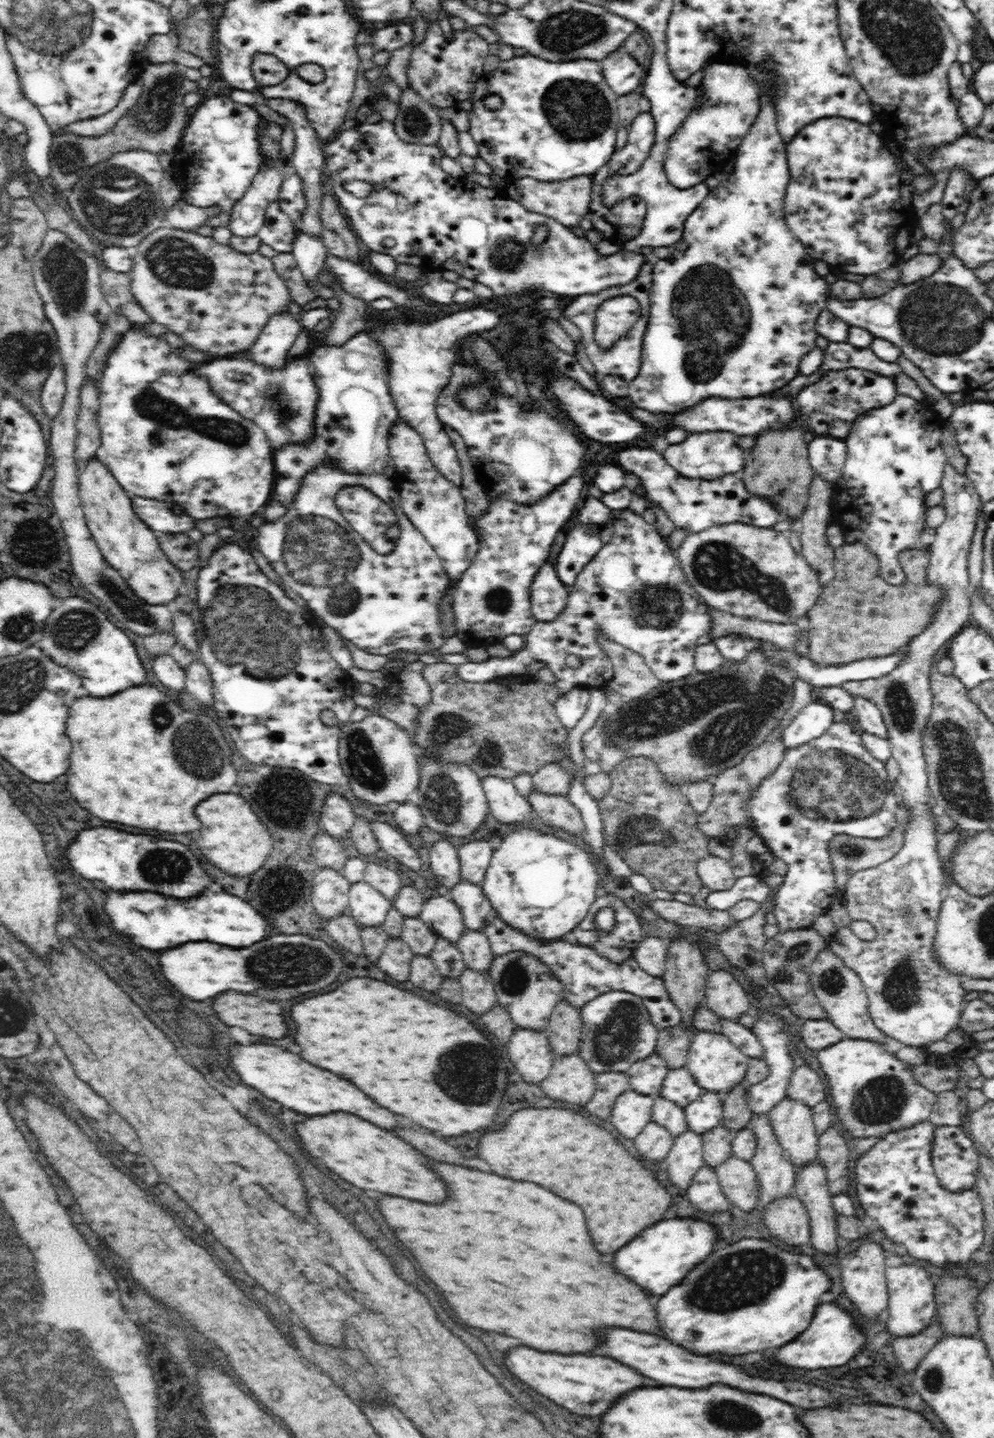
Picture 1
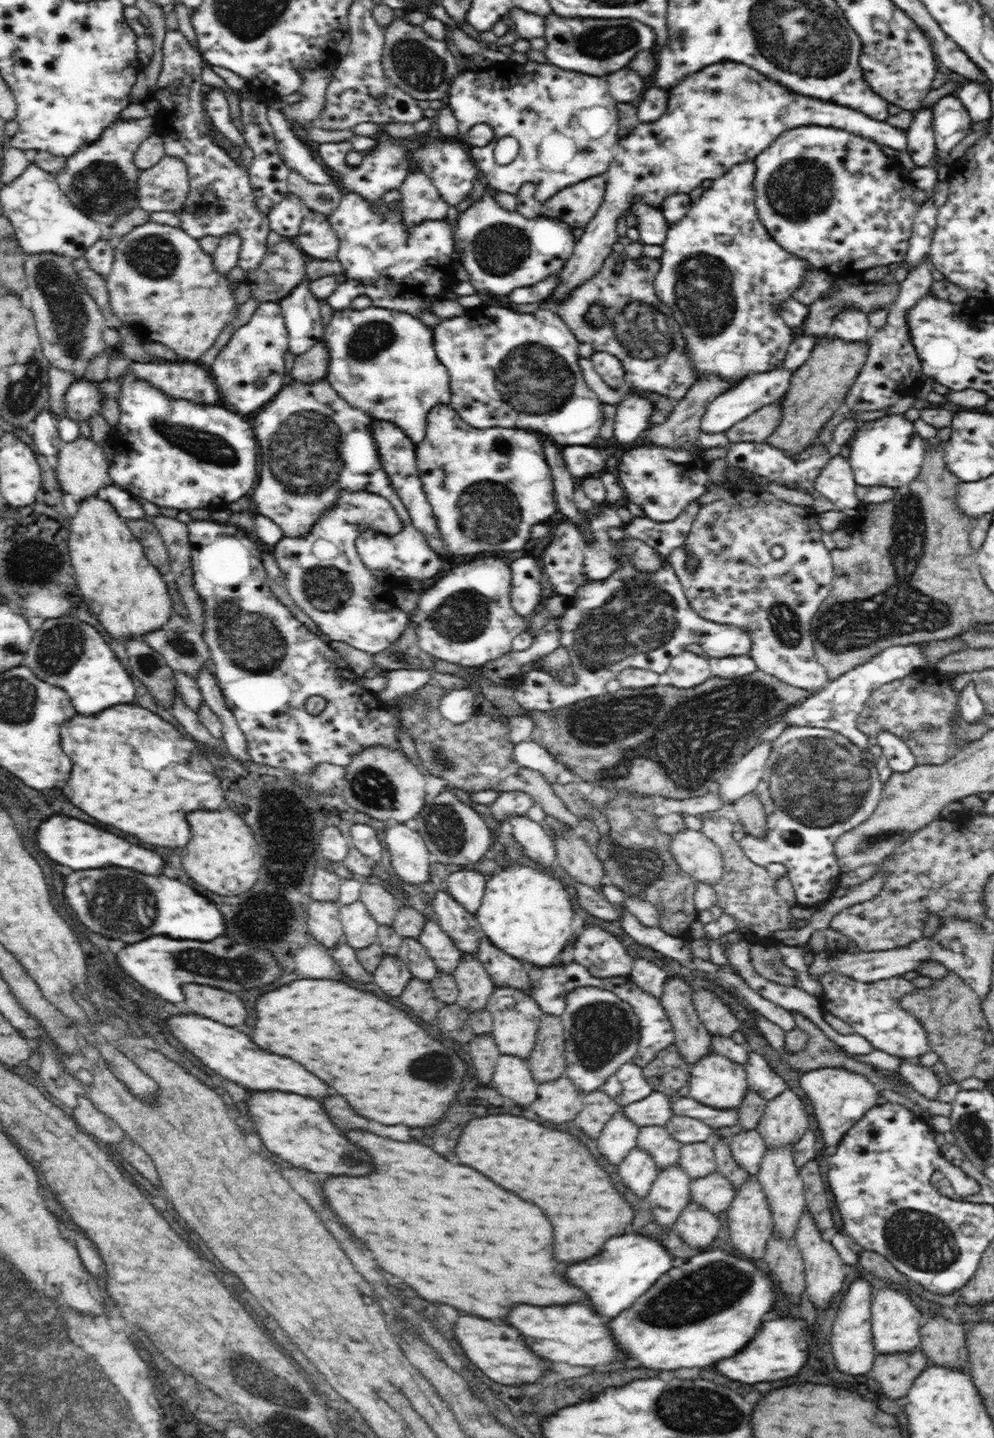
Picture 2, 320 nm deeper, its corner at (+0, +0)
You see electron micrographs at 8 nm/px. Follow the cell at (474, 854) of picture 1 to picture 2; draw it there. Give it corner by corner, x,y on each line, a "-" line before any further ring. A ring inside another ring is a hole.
469,868
453,872
445,880
446,890
456,901
473,915
481,905
487,881
487,874

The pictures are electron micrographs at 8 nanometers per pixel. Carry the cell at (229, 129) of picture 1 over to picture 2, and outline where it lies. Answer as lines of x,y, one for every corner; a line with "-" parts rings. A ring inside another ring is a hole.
267,107
267,119
277,140
279,157
288,170
300,173
308,182
314,184
333,183
330,174
326,173
326,167
318,163
313,155
311,144
293,133
283,113
275,107

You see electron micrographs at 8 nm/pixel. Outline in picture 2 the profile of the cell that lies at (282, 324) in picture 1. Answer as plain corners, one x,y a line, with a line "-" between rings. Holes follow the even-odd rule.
276,302
258,304
249,322
232,334
209,366
228,407
246,416
255,413
254,408
259,409
270,402
289,381
290,372
284,369
284,354
288,351
288,331
282,307

